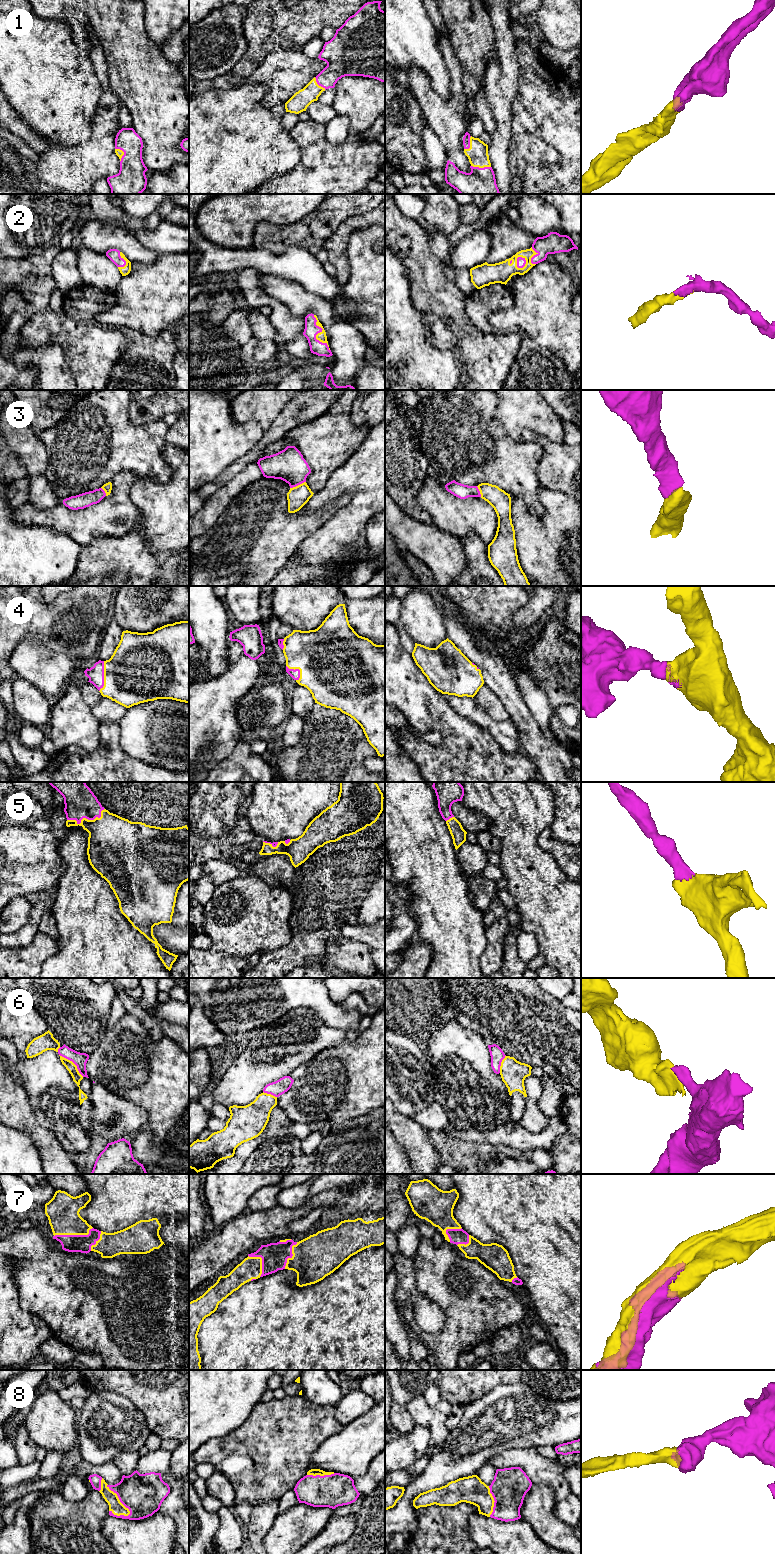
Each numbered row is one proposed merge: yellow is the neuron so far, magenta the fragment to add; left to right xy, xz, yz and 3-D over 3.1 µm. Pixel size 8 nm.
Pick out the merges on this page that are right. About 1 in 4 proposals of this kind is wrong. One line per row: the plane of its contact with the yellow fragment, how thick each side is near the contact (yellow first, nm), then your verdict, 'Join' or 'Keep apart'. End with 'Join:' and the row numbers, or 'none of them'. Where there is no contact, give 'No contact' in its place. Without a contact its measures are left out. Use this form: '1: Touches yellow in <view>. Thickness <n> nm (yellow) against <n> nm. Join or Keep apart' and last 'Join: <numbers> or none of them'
1: Touches yellow in yz. Thickness 160 nm (yellow) against 300 nm. Join
2: Touches yellow in xz. Thickness 70 nm (yellow) against 110 nm. Join
3: Touches yellow in xz. Thickness 170 nm (yellow) against 260 nm. Join
4: Touches yellow in xy. Thickness 480 nm (yellow) against 130 nm. Join
5: Touches yellow in xy. Thickness 380 nm (yellow) against 260 nm. Join
6: Touches yellow in xy. Thickness 80 nm (yellow) against 110 nm. Keep apart
7: Touches yellow in xy. Thickness 260 nm (yellow) against 140 nm. Join
8: Touches yellow in xy. Thickness 110 nm (yellow) against 320 nm. Join
Join: 1, 2, 3, 4, 5, 7, 8

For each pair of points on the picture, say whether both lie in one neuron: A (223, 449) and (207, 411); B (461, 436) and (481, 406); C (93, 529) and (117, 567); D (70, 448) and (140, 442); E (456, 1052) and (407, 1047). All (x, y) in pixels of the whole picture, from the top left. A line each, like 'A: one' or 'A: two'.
A: one
B: one
C: two
D: one
E: two

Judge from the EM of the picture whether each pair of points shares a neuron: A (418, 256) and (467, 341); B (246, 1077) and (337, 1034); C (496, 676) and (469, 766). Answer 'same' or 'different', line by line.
A: same
B: same
C: different

